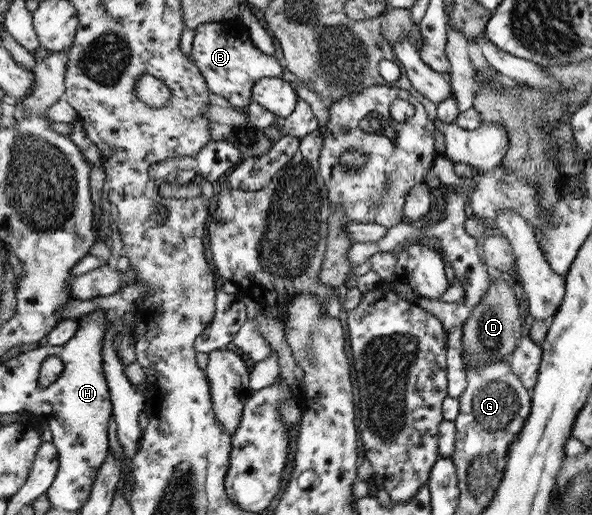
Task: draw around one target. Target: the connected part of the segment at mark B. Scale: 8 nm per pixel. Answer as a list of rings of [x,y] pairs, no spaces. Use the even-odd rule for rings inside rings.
[[[239,20],[212,21],[195,28],[192,58],[203,72],[207,85],[218,96],[224,96],[236,107],[252,102],[254,83],[261,78],[284,76],[284,69],[272,56],[263,54],[252,43],[248,30]]]

